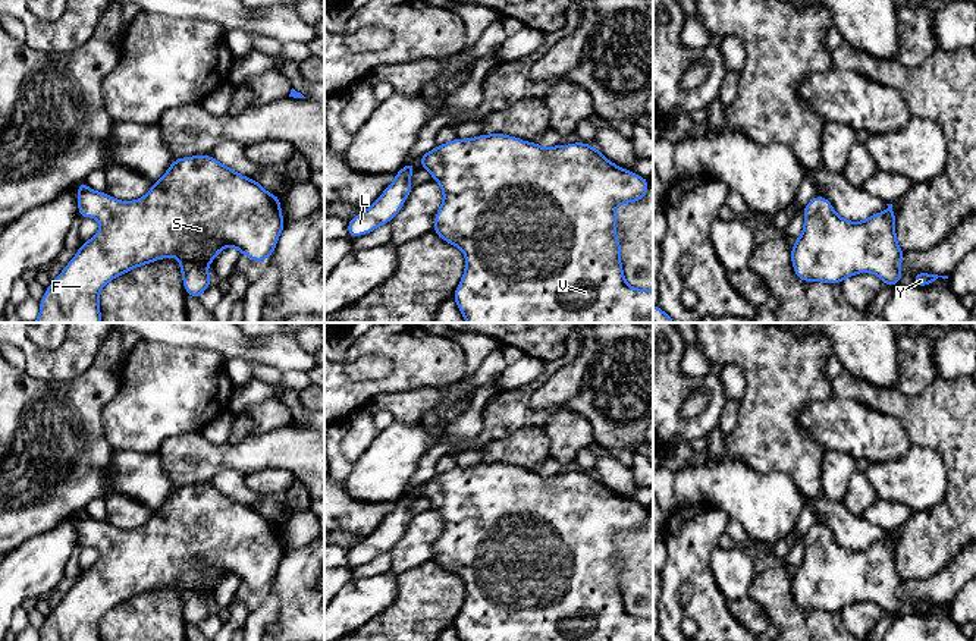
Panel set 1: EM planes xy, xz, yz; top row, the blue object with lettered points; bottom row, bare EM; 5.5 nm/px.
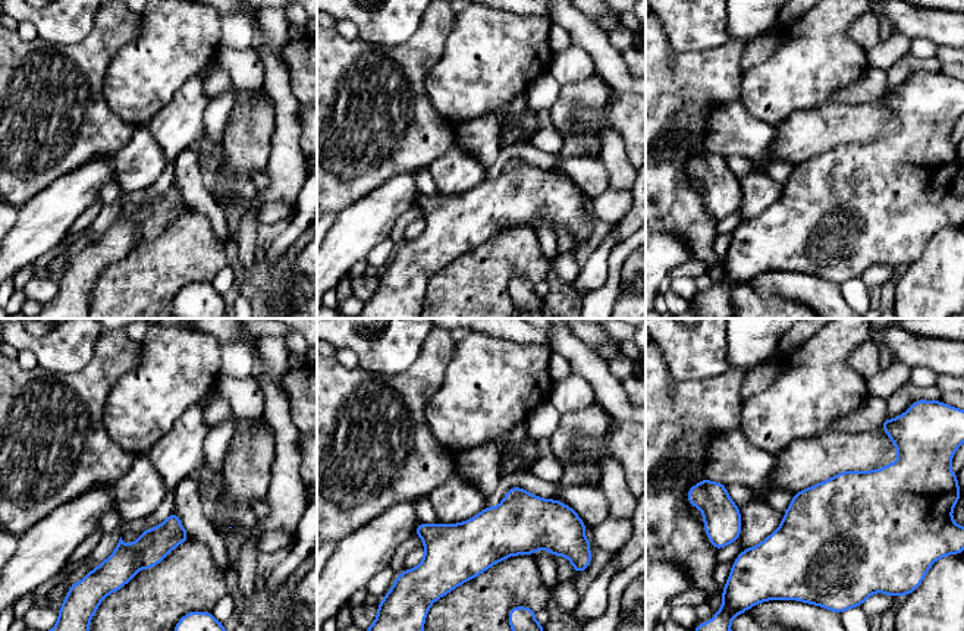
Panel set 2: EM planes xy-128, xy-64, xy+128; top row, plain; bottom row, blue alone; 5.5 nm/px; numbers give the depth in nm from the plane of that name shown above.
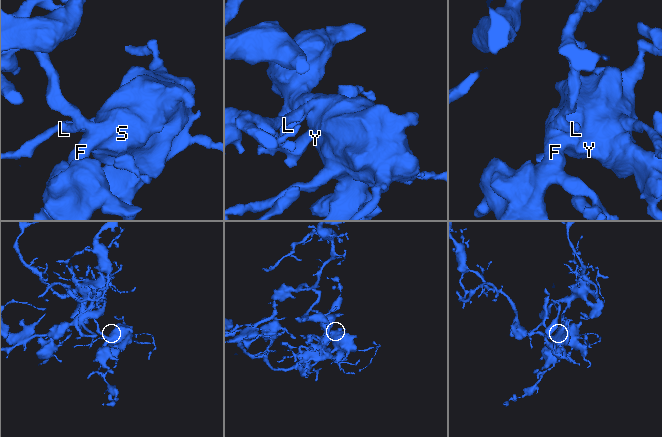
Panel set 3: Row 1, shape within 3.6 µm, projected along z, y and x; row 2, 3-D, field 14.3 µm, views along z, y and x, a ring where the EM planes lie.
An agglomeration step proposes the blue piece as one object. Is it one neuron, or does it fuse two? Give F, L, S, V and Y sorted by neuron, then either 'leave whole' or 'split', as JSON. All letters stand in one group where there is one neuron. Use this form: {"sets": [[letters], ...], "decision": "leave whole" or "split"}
{"sets": [["F", "L", "S", "V", "Y"]], "decision": "leave whole"}

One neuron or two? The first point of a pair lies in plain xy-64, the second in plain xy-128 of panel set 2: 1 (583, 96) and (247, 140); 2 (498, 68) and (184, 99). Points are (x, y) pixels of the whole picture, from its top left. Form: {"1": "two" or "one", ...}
{"1": "one", "2": "two"}

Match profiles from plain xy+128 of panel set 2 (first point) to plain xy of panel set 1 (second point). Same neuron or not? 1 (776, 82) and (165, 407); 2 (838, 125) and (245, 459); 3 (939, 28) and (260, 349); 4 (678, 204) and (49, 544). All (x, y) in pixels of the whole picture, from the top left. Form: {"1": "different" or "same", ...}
{"1": "same", "2": "same", "3": "same", "4": "different"}

